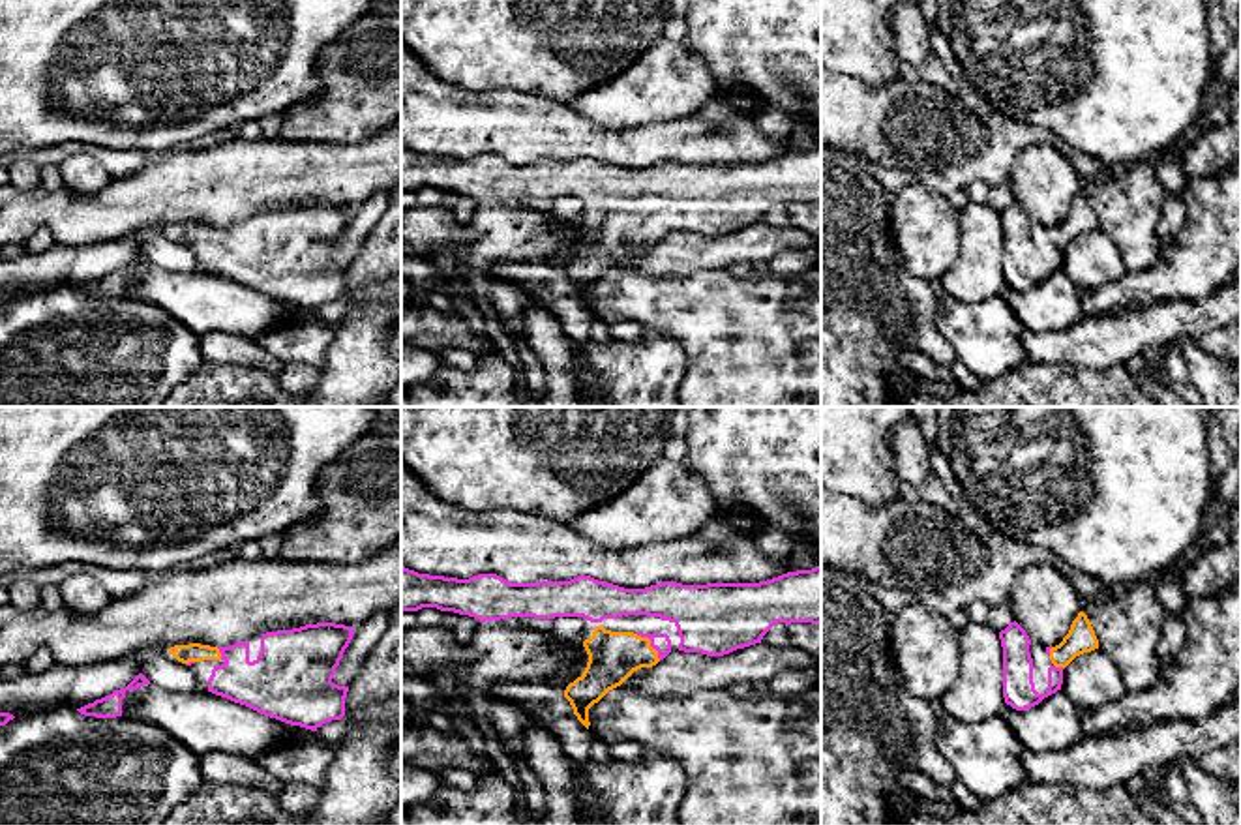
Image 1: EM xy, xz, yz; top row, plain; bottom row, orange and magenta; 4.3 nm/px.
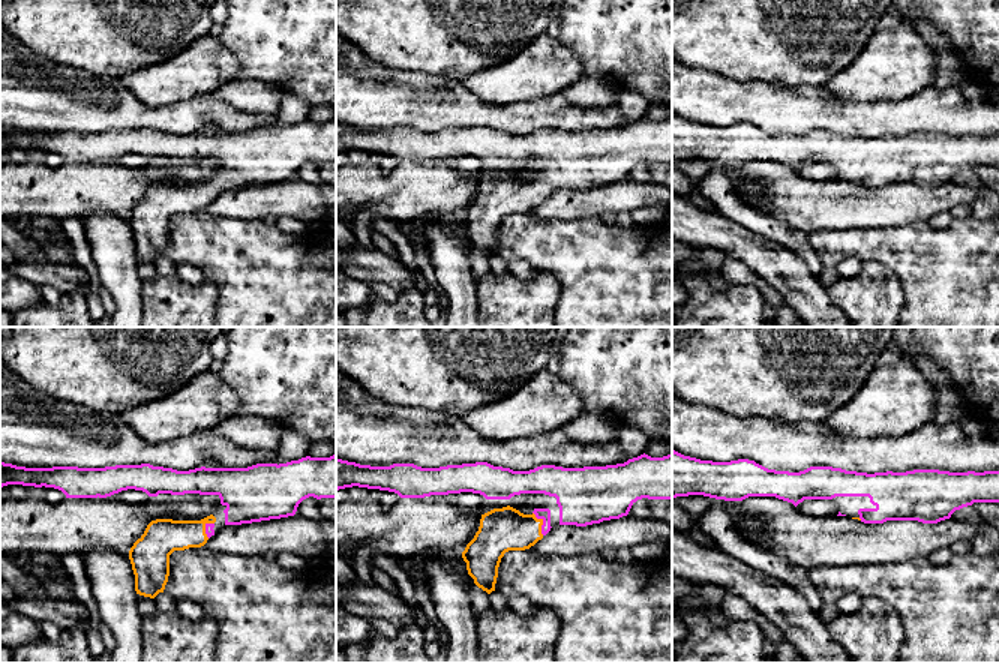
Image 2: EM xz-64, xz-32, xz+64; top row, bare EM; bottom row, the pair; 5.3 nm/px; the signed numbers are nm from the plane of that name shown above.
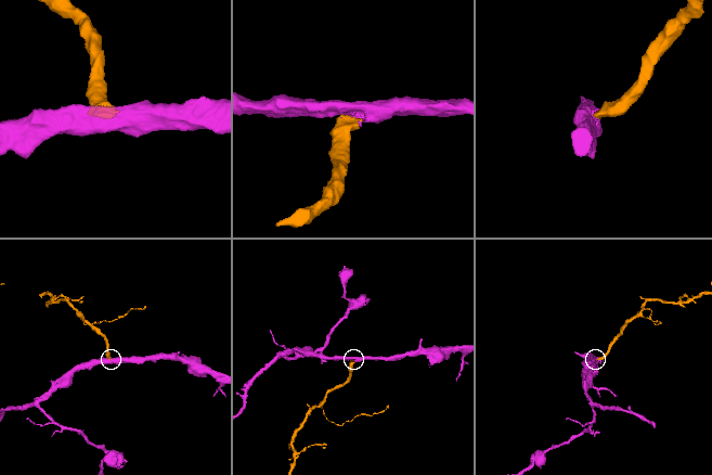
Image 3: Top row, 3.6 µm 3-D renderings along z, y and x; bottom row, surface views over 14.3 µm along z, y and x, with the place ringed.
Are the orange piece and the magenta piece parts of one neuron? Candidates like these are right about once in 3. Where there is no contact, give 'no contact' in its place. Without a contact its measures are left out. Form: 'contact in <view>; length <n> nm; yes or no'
contact in xz; length 160 nm; yes

